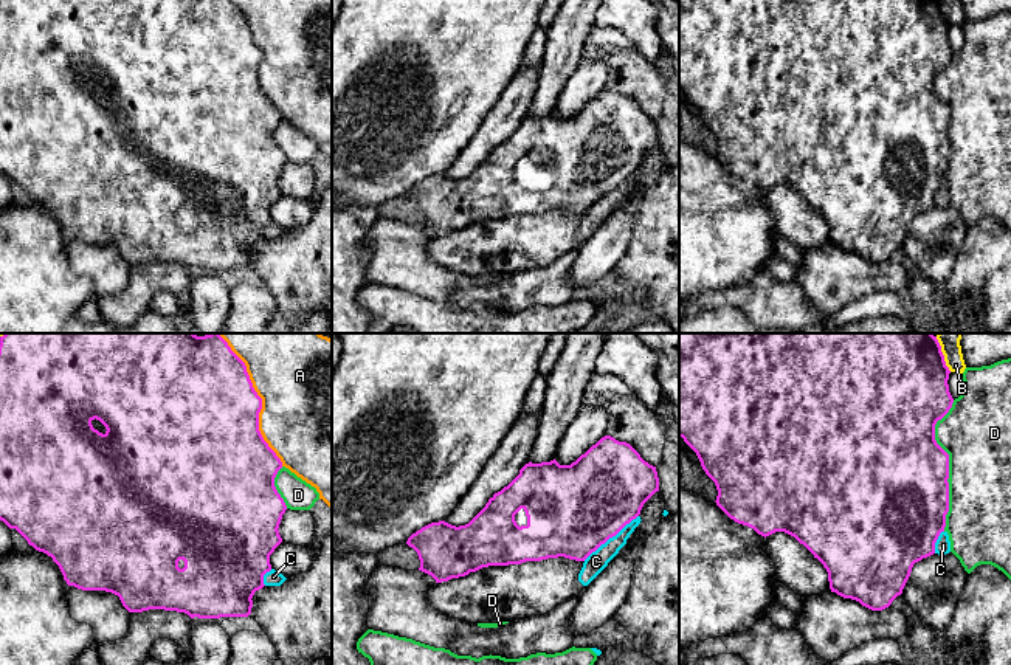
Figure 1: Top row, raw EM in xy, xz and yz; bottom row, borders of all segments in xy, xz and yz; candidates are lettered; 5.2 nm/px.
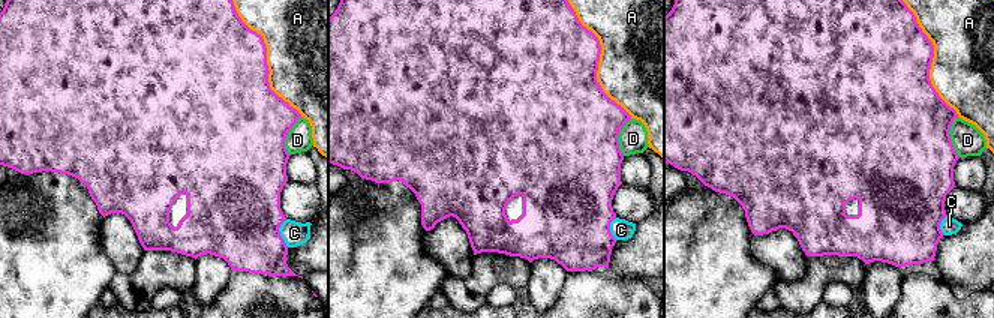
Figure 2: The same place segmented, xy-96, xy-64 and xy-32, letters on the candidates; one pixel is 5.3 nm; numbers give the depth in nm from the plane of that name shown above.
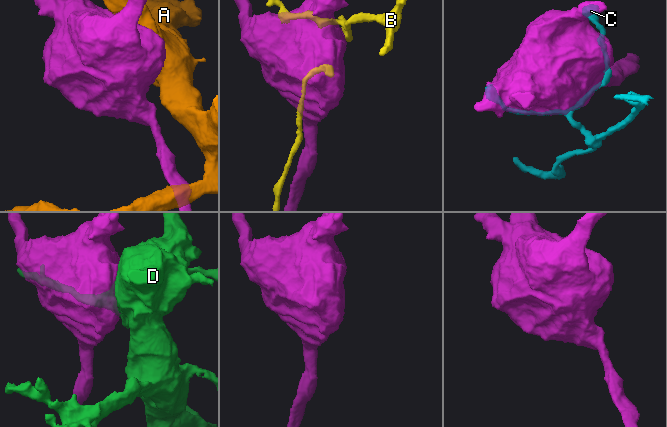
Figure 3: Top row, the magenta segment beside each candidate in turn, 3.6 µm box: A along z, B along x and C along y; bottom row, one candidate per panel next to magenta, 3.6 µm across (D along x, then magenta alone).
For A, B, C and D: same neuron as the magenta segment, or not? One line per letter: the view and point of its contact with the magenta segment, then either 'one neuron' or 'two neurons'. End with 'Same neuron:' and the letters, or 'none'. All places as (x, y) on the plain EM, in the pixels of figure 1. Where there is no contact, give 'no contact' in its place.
A: xy (261, 59) | two neurons
B: yz (943, 13) | two neurons
C: xz (610, 189) | two neurons
D: yz (948, 118) | two neurons
Same neuron: none

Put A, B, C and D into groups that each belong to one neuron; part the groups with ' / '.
A / B / C / D

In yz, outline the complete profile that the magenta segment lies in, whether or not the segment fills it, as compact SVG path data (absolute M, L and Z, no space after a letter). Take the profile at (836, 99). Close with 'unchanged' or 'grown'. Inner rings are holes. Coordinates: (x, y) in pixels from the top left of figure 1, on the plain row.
M679 0L679 90L696 105L702 122L715 135L718 143L715 155L730 172L754 181L764 191L775 184L794 189L823 217L828 225L831 245L856 253L871 264L882 264L902 246L913 217L935 206L935 195L946 180L946 167L949 164L949 107L935 93L935 78L949 65L954 56L947 37L949 26L941 0Z; unchanged

